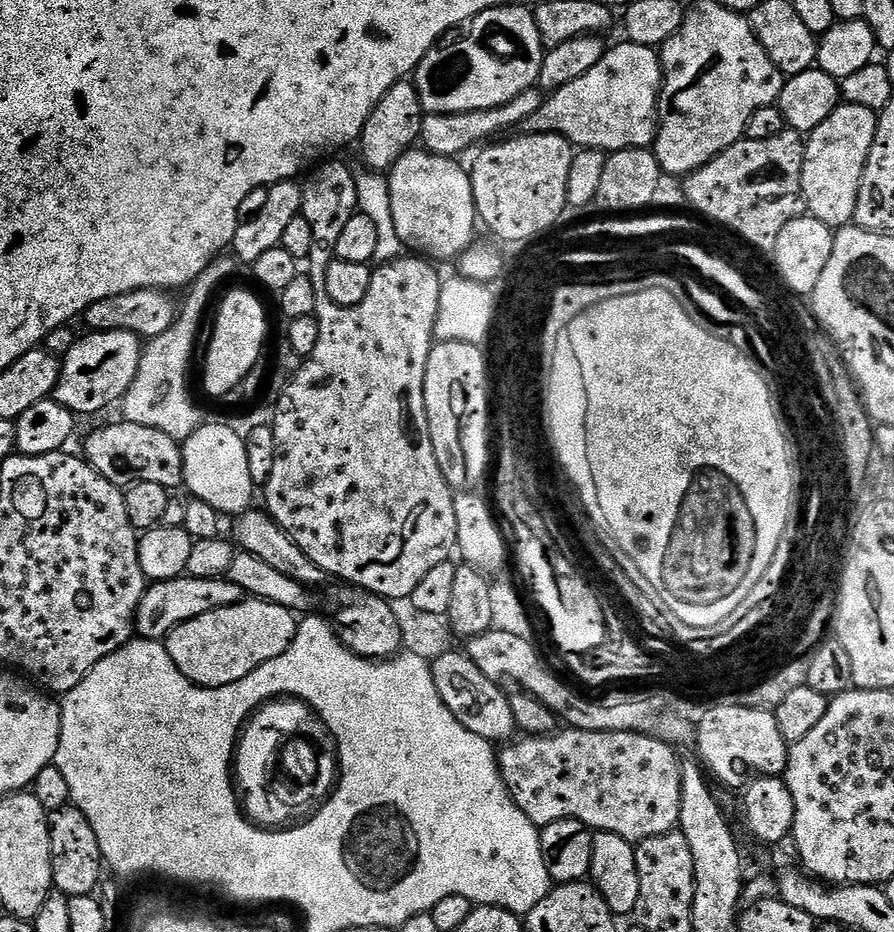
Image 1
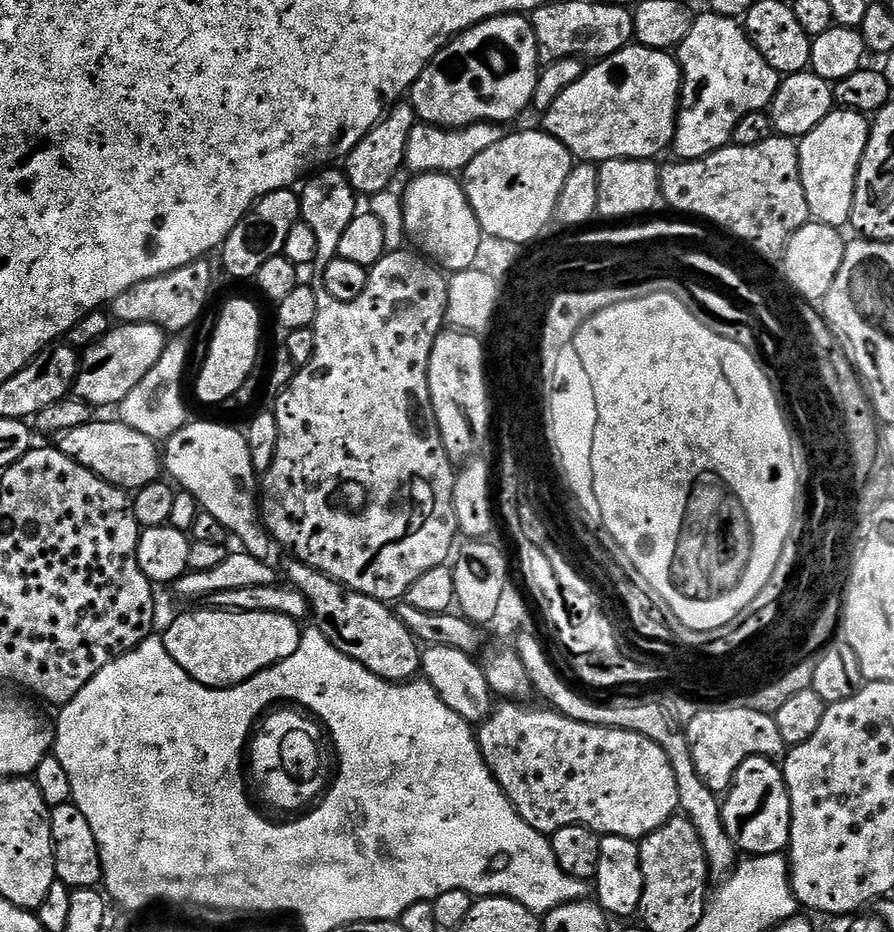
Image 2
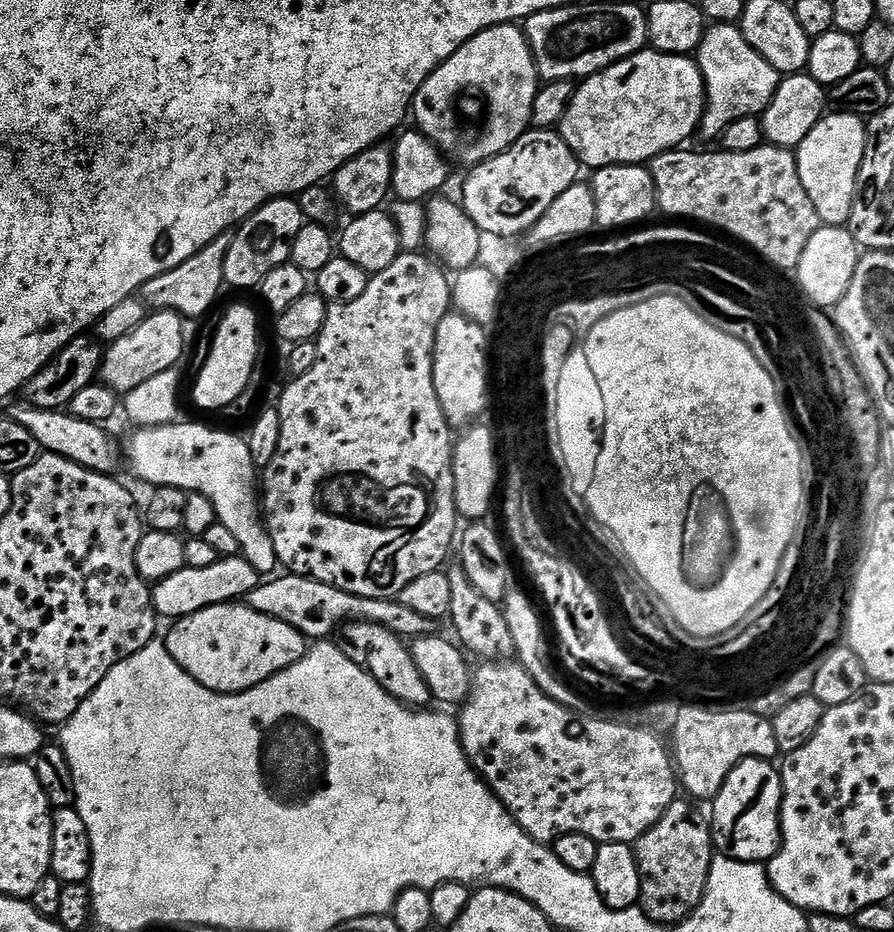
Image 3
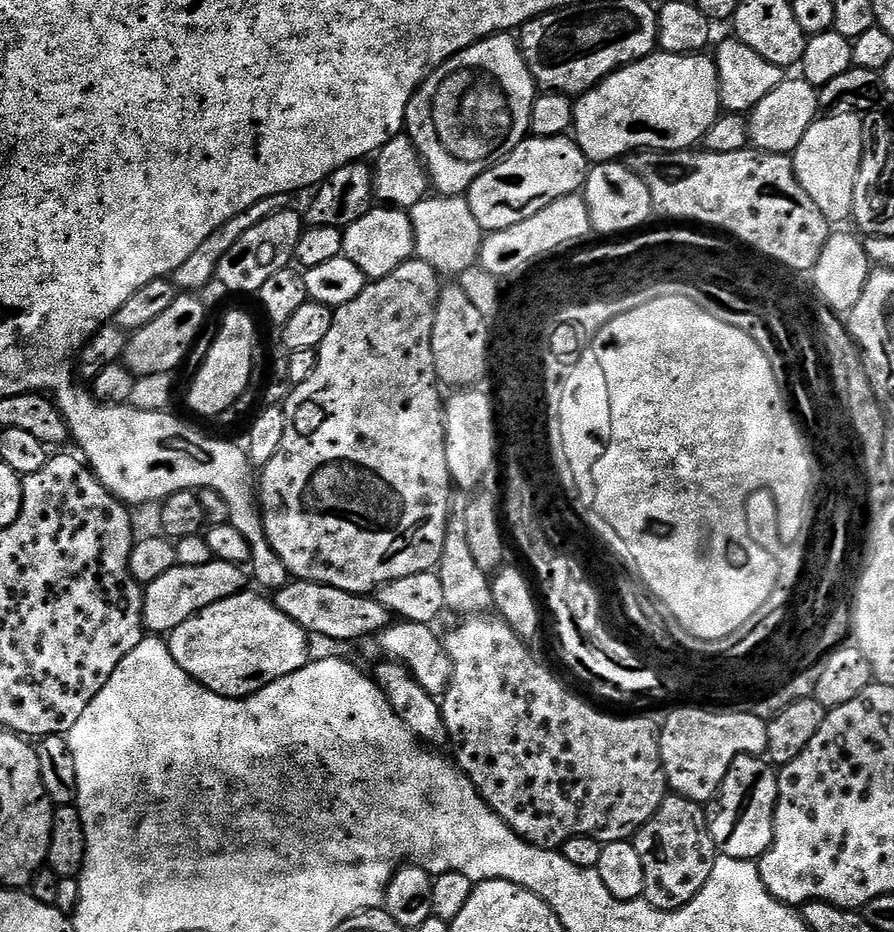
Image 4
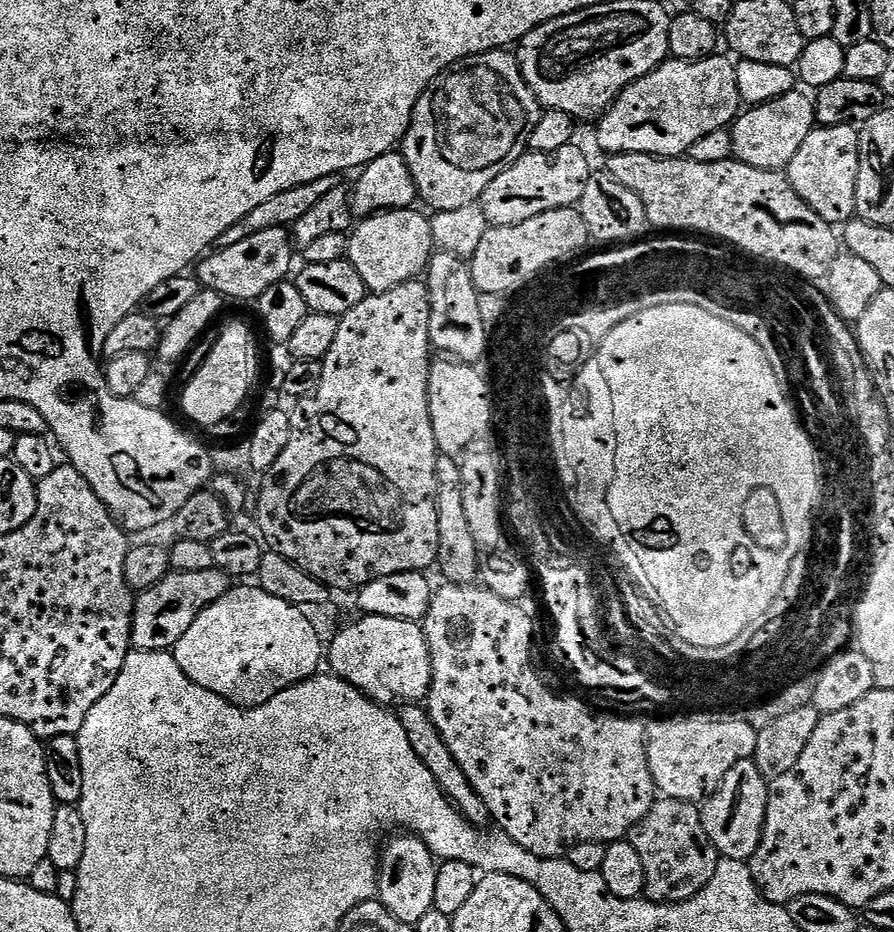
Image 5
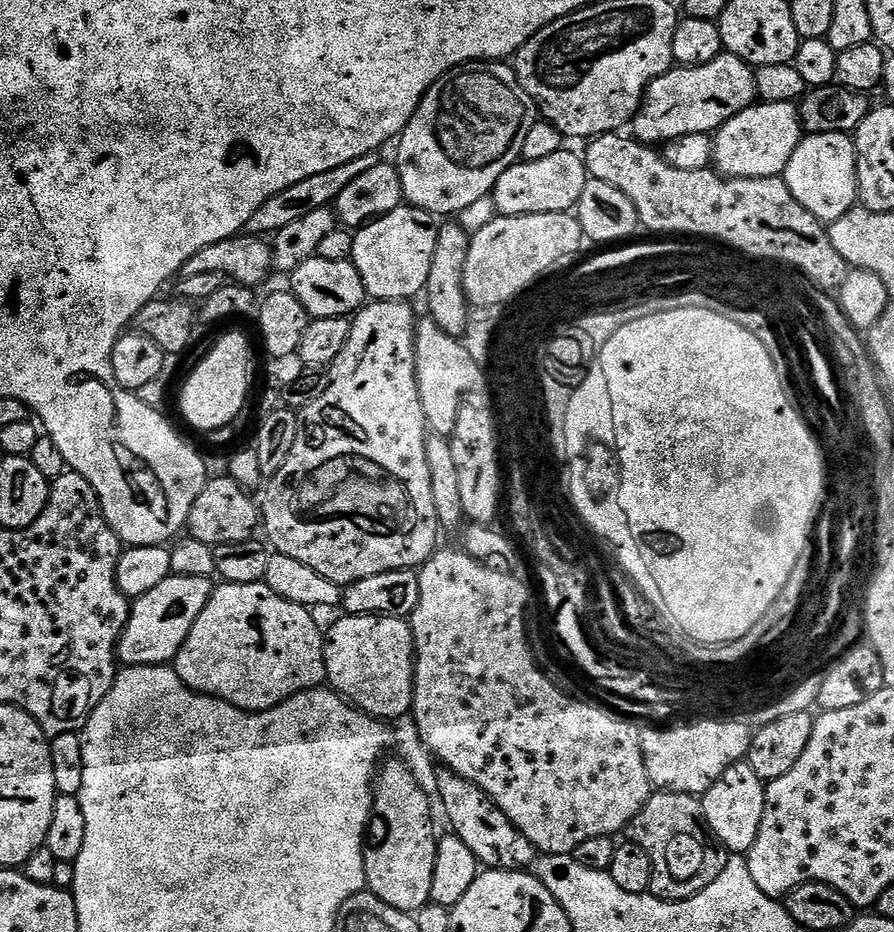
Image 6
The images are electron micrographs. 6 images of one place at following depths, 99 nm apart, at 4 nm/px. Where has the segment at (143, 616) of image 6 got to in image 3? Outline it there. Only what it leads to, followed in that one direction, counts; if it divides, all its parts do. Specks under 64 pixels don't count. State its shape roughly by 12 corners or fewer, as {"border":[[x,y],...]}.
{"border":[[243,555],[155,581],[152,604],[175,622],[243,601],[261,573]]}

